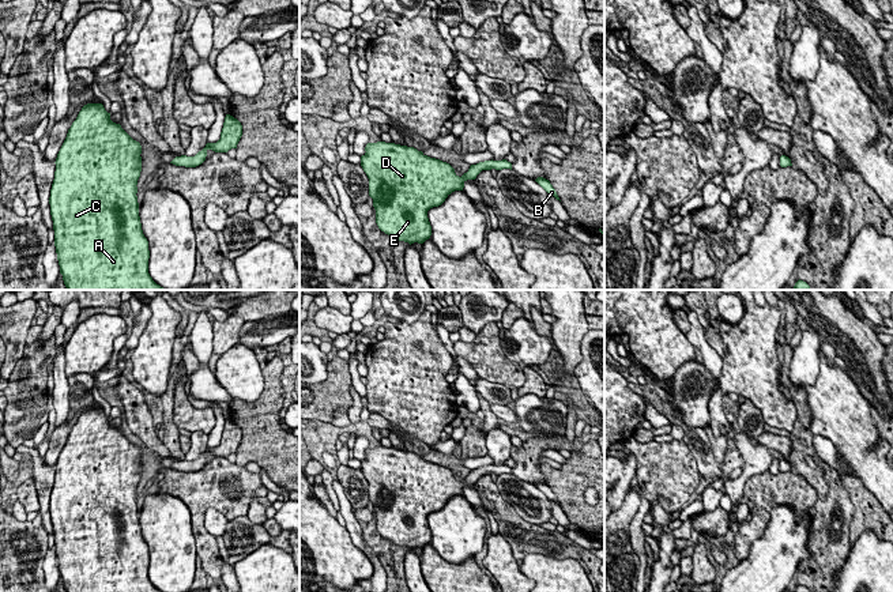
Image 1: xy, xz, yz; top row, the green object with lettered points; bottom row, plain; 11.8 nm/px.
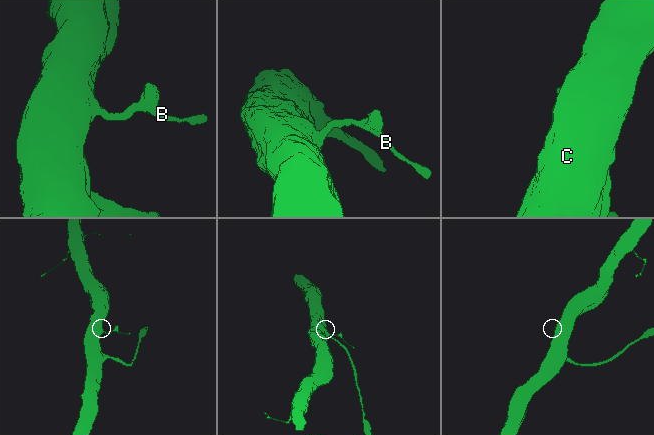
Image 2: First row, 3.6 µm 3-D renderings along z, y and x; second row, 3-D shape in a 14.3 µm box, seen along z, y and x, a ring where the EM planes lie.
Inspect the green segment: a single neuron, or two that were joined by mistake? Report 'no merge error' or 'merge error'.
no merge error

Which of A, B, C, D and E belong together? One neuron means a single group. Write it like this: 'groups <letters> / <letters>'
groups A B C D E

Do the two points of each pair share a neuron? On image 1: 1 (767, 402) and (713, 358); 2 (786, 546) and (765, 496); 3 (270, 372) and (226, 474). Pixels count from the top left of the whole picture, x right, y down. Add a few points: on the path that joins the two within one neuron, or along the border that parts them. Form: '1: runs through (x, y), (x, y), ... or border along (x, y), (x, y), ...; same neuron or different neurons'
1: border along (703, 361), (707, 370), (718, 380); different neurons
2: border along (802, 516), (776, 505), (756, 539); different neurons
3: border along (234, 463), (244, 467); different neurons

